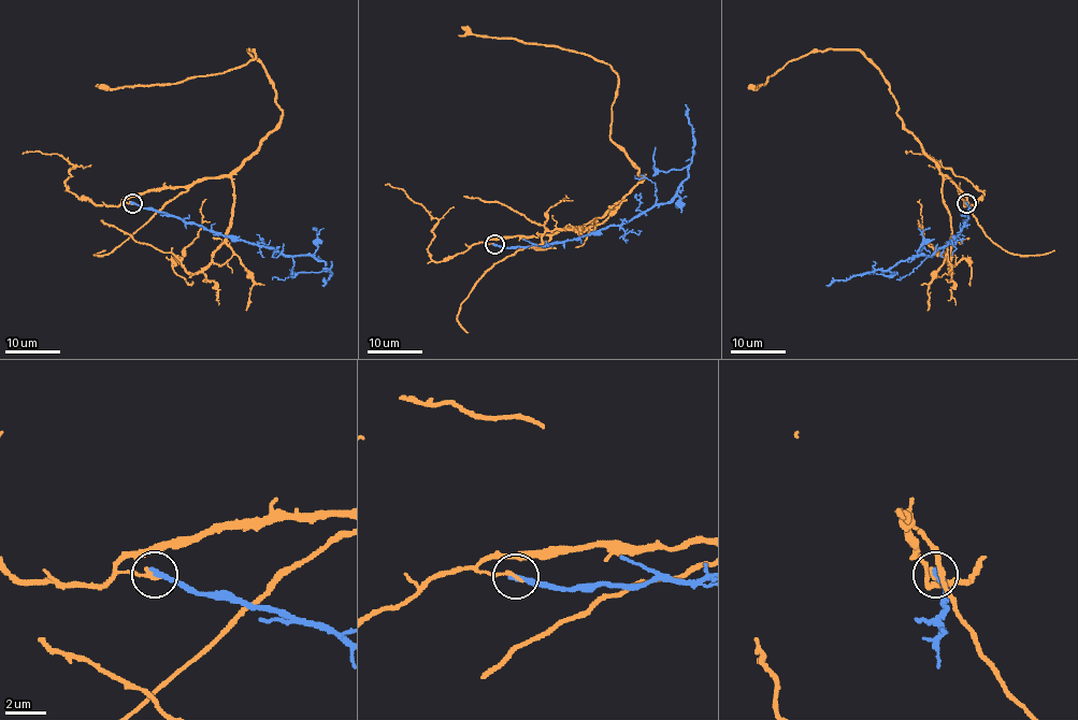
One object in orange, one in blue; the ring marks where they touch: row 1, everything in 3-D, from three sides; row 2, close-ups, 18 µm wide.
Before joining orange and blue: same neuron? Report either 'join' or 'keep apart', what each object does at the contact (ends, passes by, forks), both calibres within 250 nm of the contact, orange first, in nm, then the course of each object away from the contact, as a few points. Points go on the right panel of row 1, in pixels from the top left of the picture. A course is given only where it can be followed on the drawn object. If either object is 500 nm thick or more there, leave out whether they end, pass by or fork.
keep apart | orange ends | blue ends | 170/340 nm | orange via (965, 203), (959, 188), (902, 121), (889, 83), (859, 51), (814, 51), (791, 60), (757, 86) | blue via (965, 203), (968, 209), (965, 222), (932, 255), (908, 257), (885, 270), (833, 279), (827, 285)

